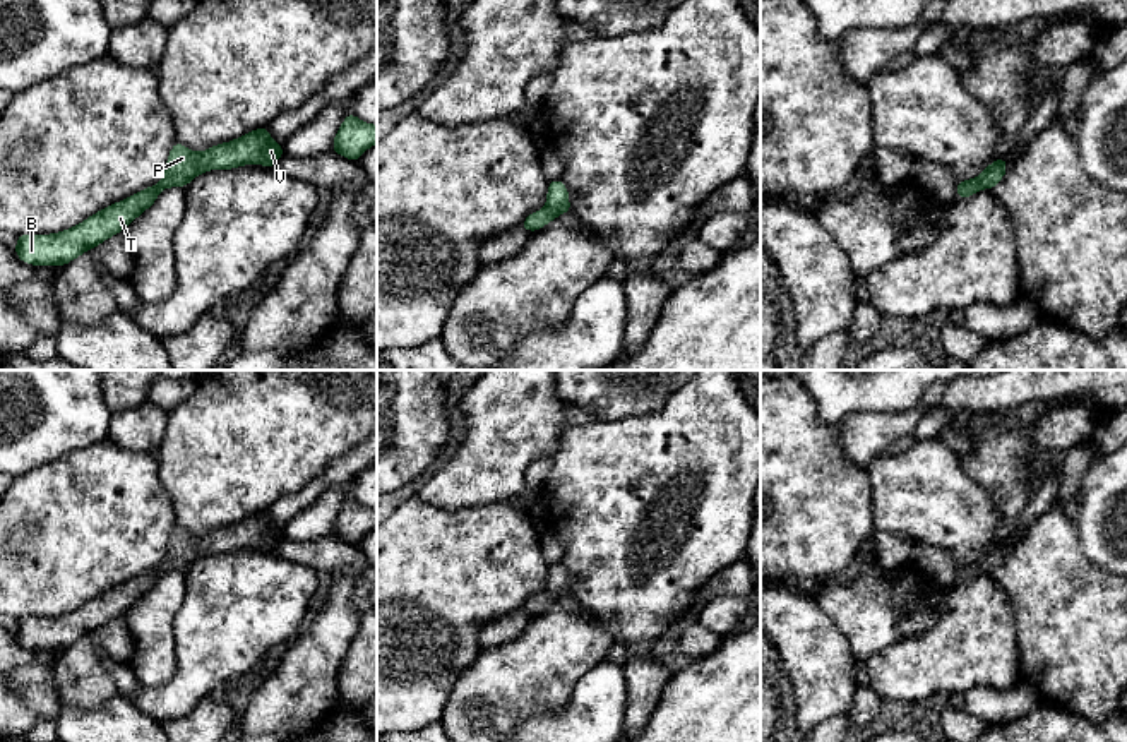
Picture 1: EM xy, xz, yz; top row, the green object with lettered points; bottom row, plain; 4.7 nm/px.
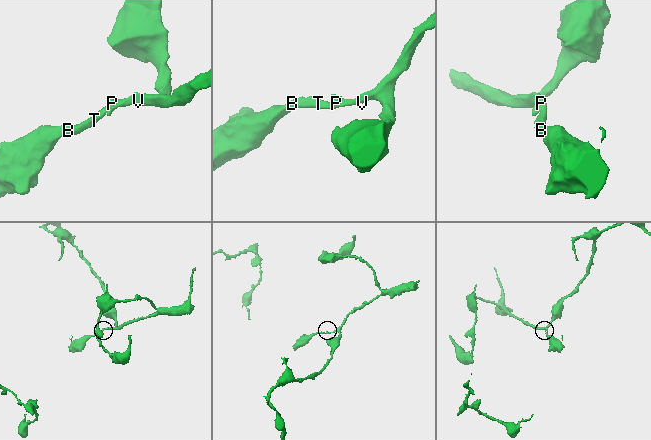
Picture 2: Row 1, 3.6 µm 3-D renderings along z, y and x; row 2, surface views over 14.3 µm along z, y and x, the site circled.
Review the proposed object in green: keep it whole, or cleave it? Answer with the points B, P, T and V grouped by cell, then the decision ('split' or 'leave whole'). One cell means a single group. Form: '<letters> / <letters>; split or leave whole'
B P T V; leave whole

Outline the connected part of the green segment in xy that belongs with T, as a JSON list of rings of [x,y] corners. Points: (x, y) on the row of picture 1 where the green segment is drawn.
[[[267,127],[252,130],[235,141],[194,153],[175,142],[166,170],[158,185],[147,187],[106,209],[98,211],[74,228],[51,235],[17,235],[15,254],[31,266],[65,266],[86,250],[98,247],[125,230],[137,216],[149,209],[159,192],[170,187],[187,187],[197,175],[209,170],[231,170],[243,165],[276,166],[284,154]]]

